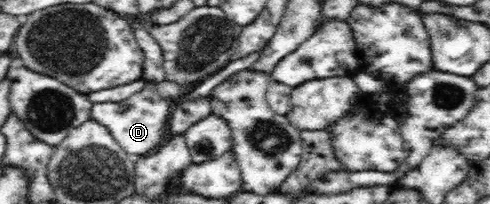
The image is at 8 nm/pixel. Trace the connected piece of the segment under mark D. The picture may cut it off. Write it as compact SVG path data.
M153 83L145 85L141 93L121 101L121 103L95 103L91 109L91 119L103 125L115 141L127 152L130 157L136 158L153 152L159 147L164 133L168 133L167 119L170 118L169 101L161 99L157 87Z

